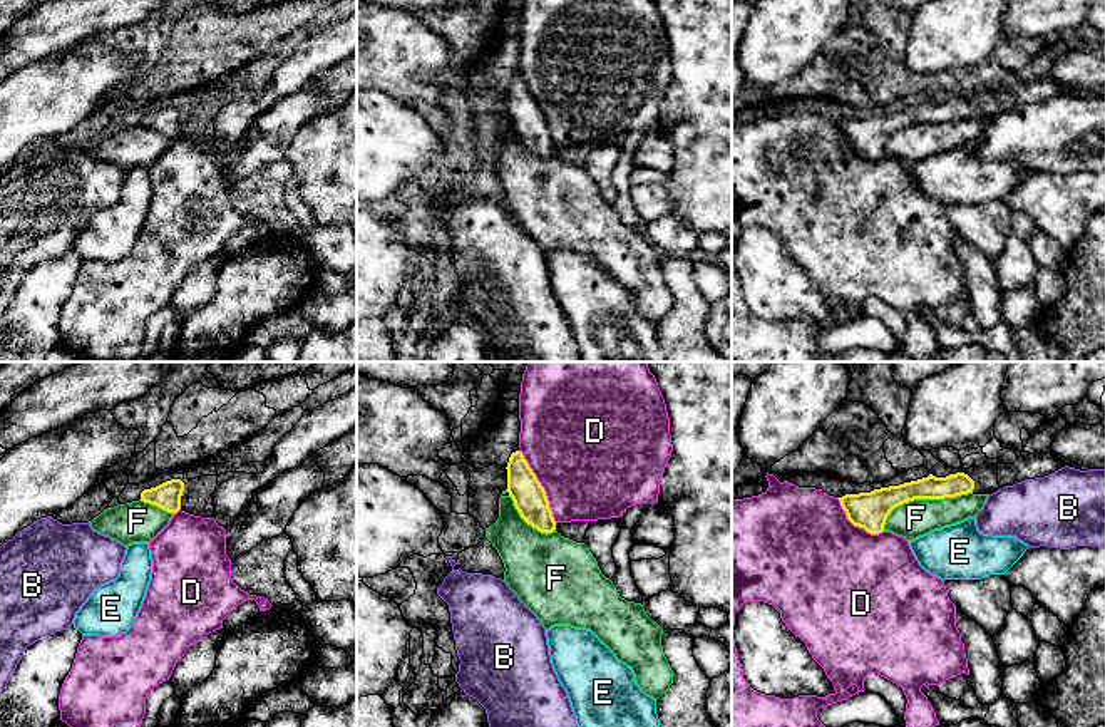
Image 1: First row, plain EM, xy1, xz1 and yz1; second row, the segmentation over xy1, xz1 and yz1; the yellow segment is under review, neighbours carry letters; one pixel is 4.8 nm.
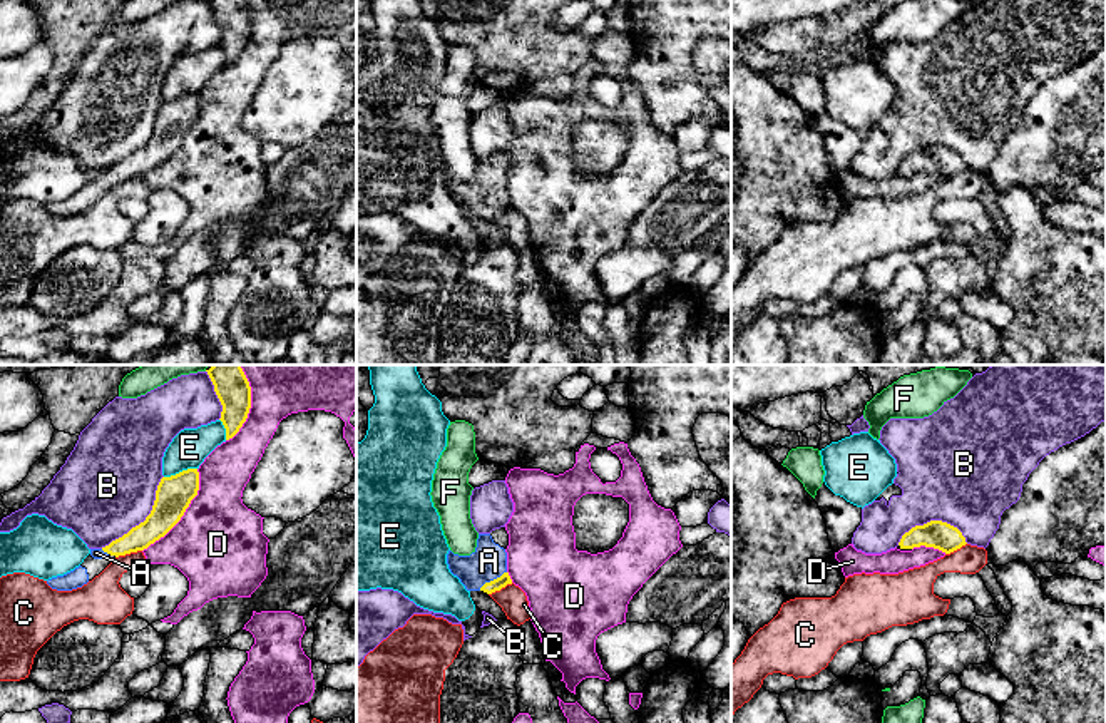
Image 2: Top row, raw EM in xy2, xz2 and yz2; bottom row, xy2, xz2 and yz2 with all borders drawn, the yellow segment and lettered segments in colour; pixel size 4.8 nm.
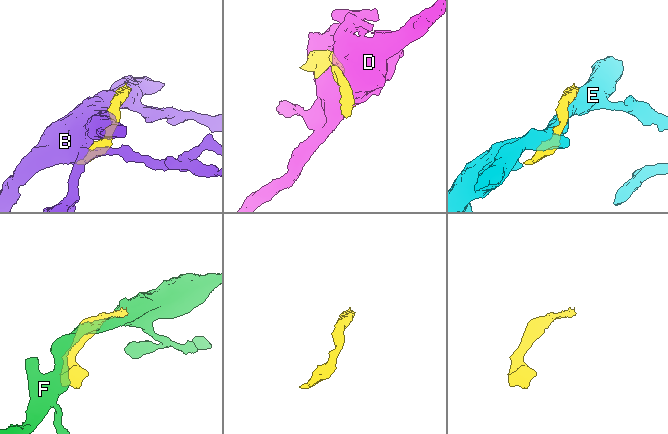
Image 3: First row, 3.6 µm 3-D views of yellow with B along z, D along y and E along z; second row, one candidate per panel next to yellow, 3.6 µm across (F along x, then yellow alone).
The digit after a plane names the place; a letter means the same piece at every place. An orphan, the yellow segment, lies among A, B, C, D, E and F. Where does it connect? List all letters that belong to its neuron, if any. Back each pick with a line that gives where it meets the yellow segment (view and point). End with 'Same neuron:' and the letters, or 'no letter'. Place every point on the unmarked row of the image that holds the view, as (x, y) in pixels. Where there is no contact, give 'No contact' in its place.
A: Touches yellow at xz2 (494, 205)
Same neuron: A

